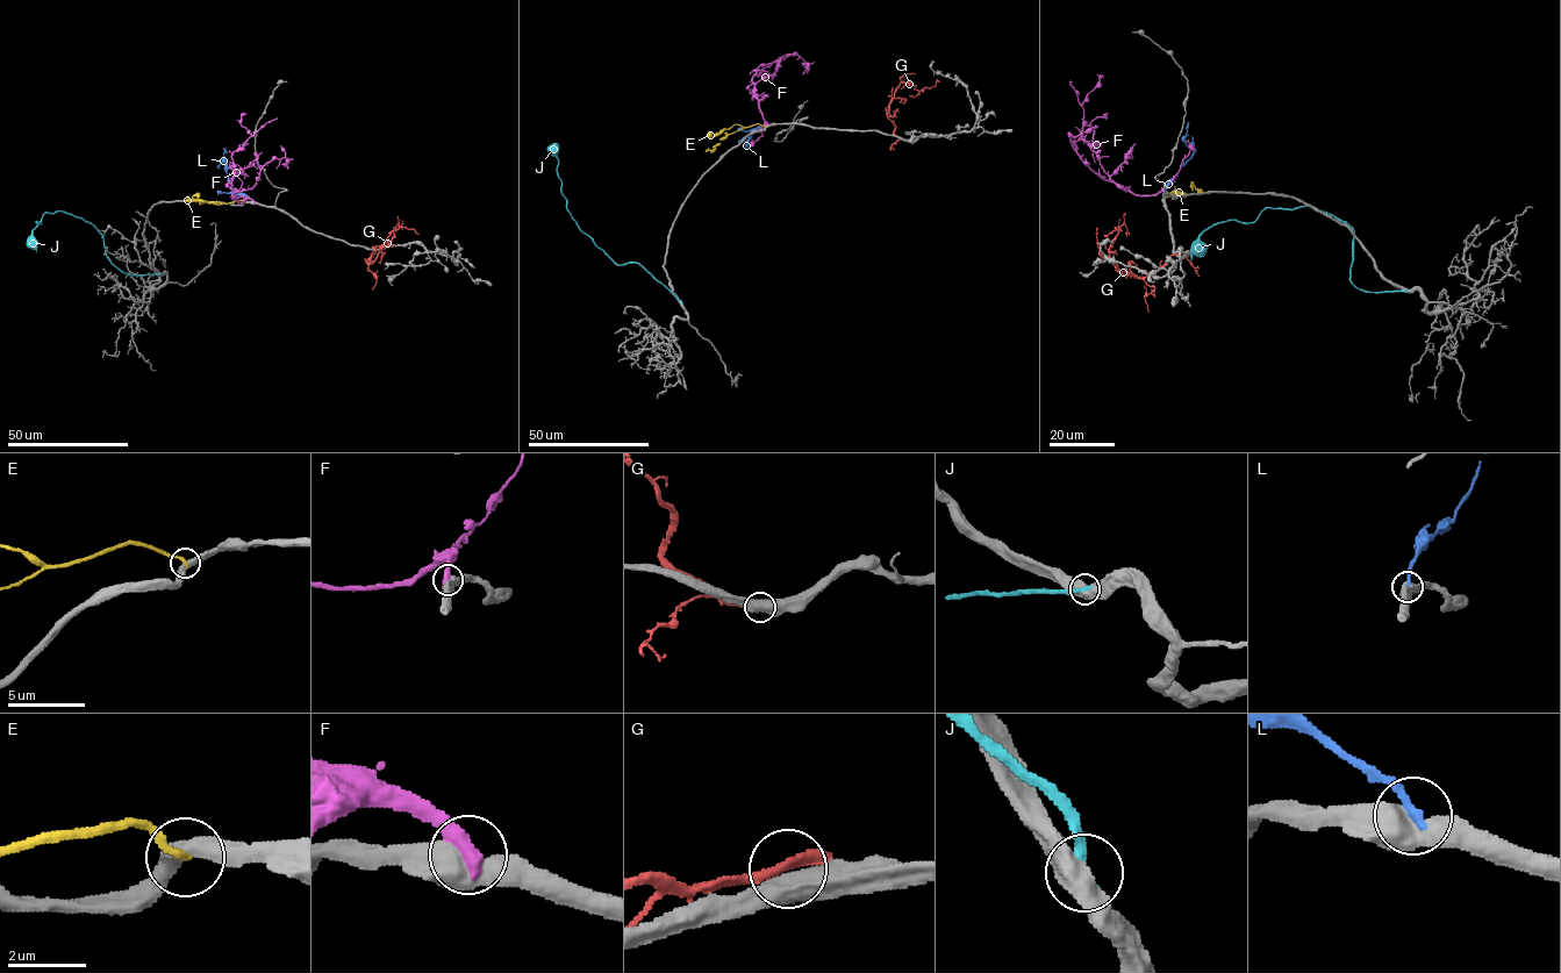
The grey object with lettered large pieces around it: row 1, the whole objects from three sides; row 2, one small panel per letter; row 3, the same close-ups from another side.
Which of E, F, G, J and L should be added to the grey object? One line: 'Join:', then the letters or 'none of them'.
Join: J

